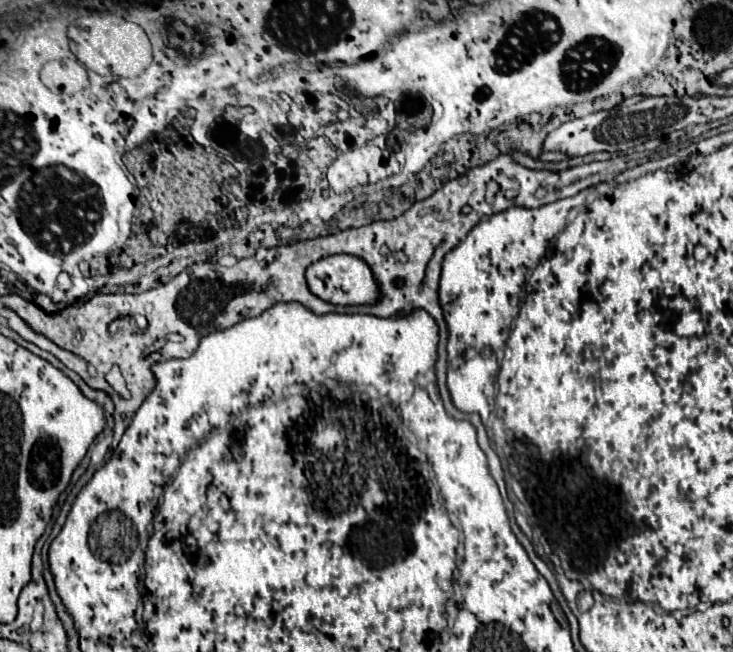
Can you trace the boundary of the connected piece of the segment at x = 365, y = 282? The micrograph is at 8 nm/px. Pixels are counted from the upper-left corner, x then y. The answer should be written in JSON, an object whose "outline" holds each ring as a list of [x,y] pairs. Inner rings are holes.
{"outline":[[[344,254],[326,256],[310,264],[306,268],[306,284],[314,296],[332,304],[342,304],[342,306],[372,304],[380,296],[380,292],[376,292],[376,280],[372,280],[372,272],[368,272],[368,264],[364,264],[356,256],[344,256]]]}

